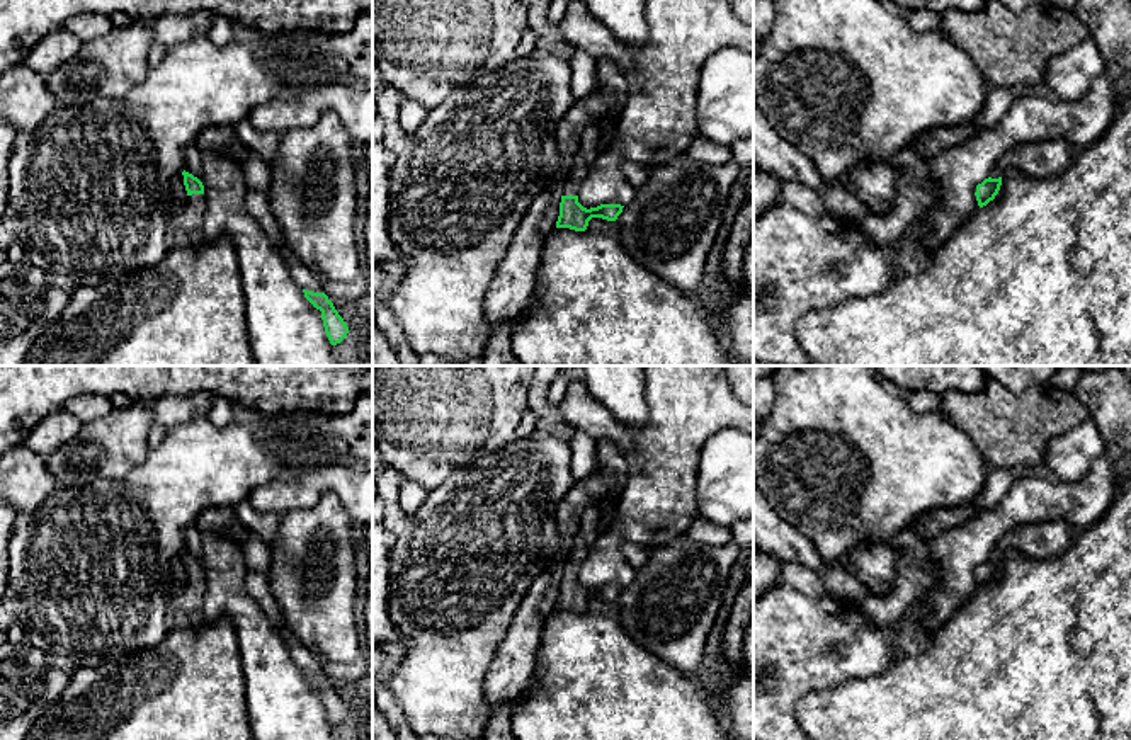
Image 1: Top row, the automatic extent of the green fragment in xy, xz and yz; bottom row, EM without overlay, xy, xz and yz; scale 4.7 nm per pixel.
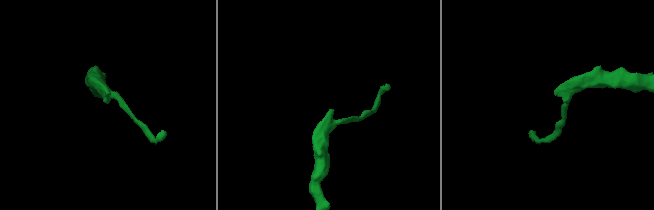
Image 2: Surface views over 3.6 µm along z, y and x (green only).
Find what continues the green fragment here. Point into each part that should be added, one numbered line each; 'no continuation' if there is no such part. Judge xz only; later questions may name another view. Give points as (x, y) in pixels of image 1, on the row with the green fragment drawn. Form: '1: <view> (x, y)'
1: xz (574, 177)

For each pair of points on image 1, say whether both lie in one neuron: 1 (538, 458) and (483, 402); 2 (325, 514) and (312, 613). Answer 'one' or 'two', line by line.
1: two
2: one

